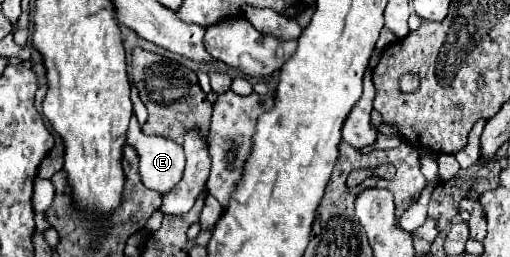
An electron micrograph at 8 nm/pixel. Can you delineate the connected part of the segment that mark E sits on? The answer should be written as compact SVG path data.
M137 117L131 119L127 143L139 155L139 173L147 189L167 193L181 181L185 167L185 153L181 145L167 137L143 135Z

